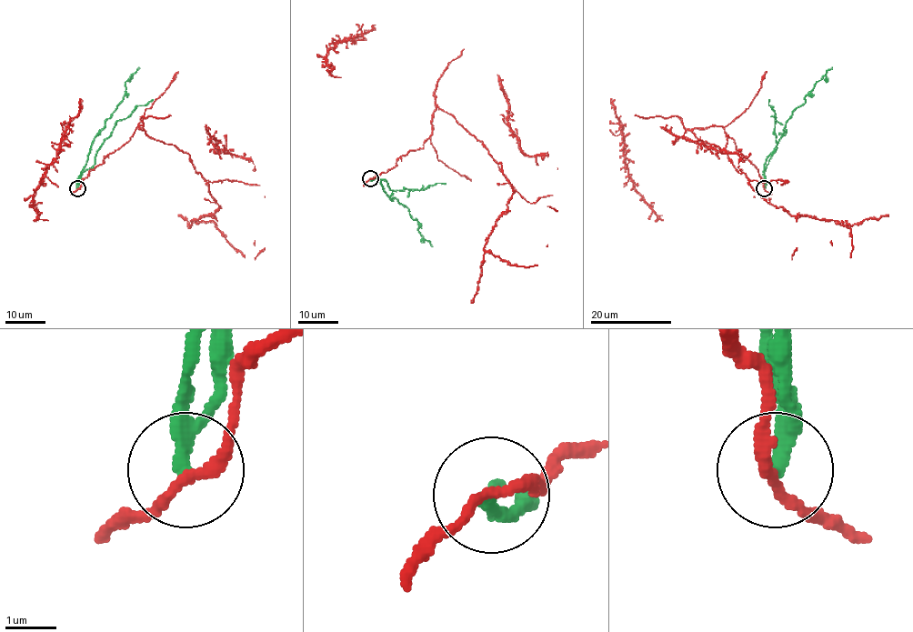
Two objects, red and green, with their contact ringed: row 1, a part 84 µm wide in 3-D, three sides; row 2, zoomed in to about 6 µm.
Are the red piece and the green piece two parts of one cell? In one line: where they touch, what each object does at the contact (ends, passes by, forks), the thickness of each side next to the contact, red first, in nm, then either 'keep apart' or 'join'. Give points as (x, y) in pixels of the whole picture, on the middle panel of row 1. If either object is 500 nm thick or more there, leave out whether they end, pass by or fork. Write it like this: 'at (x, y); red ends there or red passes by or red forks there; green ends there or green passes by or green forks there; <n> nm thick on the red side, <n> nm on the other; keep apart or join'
at (370, 178); red passes by; green ends there; 200 nm thick on the red side, 300 nm on the other; keep apart

